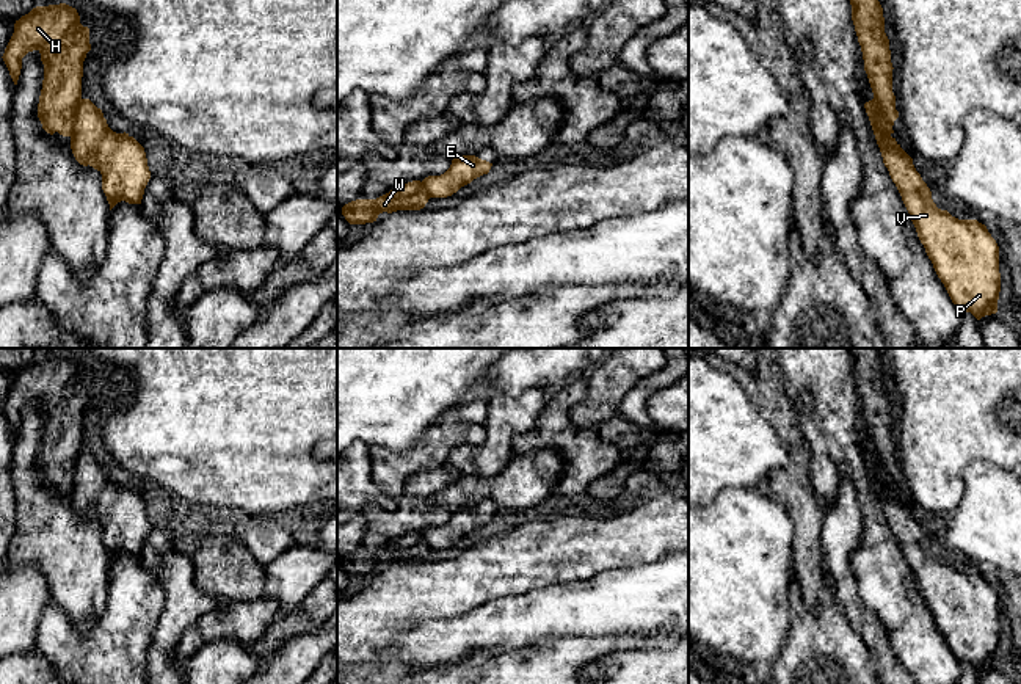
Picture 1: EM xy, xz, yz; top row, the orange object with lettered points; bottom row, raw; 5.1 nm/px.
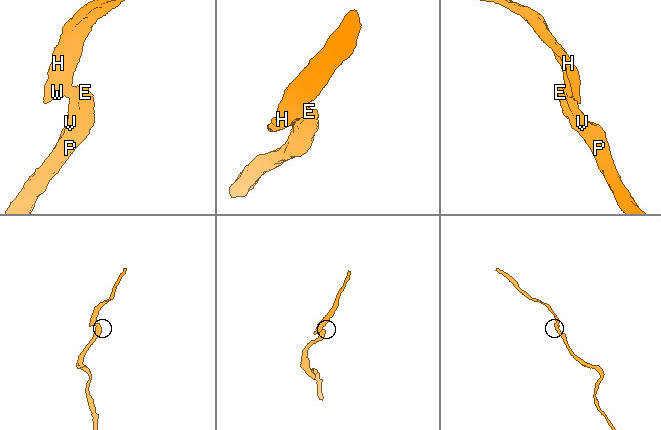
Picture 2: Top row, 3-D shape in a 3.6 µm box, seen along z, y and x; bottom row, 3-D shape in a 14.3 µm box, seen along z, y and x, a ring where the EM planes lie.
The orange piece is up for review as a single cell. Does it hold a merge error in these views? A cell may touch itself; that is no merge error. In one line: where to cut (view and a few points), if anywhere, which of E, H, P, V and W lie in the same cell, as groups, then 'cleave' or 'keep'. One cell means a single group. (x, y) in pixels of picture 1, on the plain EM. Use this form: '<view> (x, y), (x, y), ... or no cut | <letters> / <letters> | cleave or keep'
yz (874, 449), (882, 479), (890, 485) | E P V / H W | cleave

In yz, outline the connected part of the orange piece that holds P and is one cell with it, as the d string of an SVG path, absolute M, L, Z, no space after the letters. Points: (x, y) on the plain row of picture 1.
M875 450L864 455L883 515L896 535L902 552L911 568L917 588L925 599L933 620L944 635L952 654L971 664L977 671L997 664L1001 643L999 598L986 577L977 571L958 571L941 562L932 551L932 543L913 516L913 510L900 499L891 485L883 482L883 471Z

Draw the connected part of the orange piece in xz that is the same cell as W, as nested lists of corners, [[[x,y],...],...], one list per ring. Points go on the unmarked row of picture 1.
[[[420,532],[400,537],[376,551],[356,551],[342,558],[342,566],[350,576],[365,576],[376,573],[383,563],[420,562],[430,548]]]

